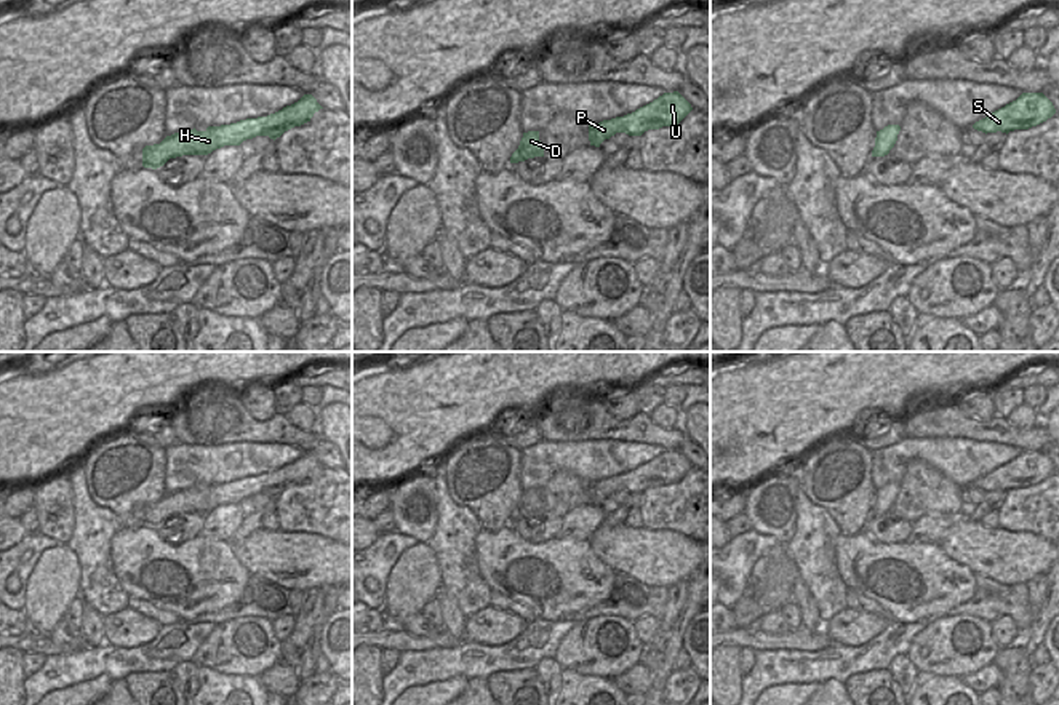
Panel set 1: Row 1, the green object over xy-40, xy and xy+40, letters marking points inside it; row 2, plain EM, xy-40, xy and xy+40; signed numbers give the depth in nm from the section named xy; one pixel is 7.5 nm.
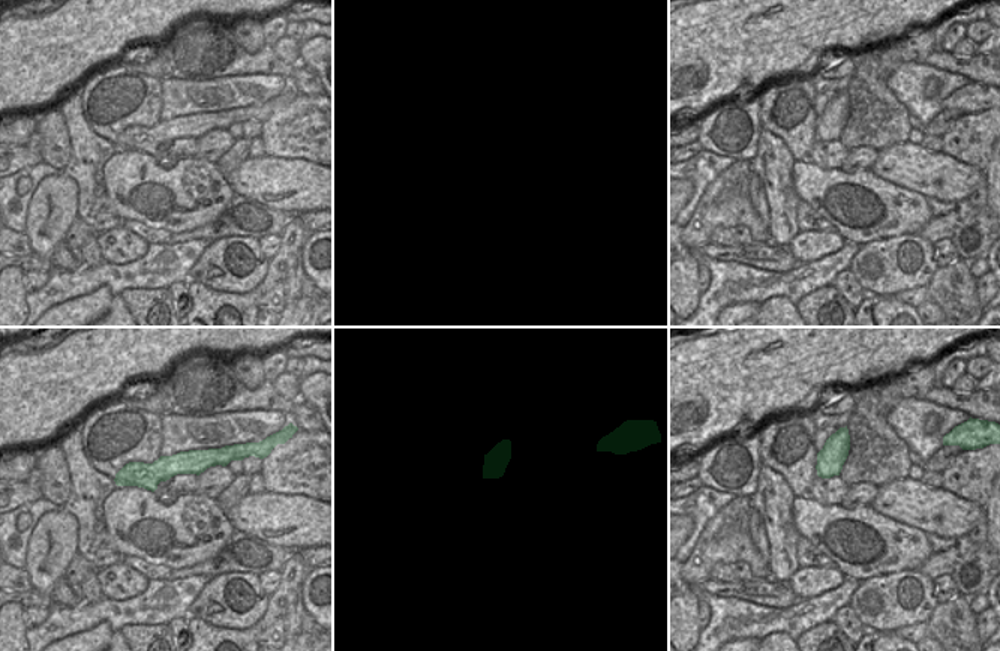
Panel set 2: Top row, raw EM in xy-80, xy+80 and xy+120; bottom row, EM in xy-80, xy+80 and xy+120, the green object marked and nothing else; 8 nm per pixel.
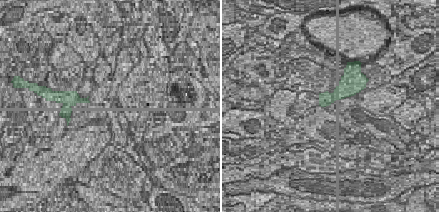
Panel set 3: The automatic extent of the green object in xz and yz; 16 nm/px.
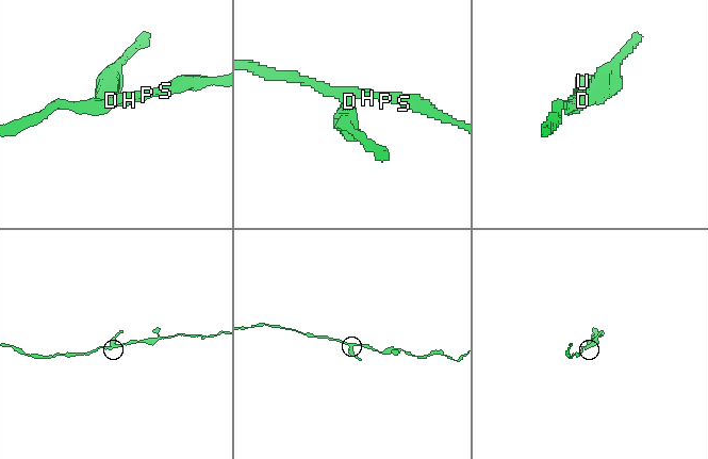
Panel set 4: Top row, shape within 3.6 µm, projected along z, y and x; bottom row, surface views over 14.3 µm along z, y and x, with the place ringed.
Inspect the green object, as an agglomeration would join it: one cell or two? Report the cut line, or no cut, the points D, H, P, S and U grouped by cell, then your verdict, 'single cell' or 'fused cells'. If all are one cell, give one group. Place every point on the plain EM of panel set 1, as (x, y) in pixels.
xy (519, 504), (539, 513) | D / H P S U | fused cells

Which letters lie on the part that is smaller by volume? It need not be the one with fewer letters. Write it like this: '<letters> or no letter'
D

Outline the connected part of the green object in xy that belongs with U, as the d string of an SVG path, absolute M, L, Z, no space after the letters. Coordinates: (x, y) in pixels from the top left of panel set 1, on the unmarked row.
M678 449L664 451L632 472L589 483L589 499L590 504L600 505L616 491L641 494L648 488L678 483L691 468L691 462Z

